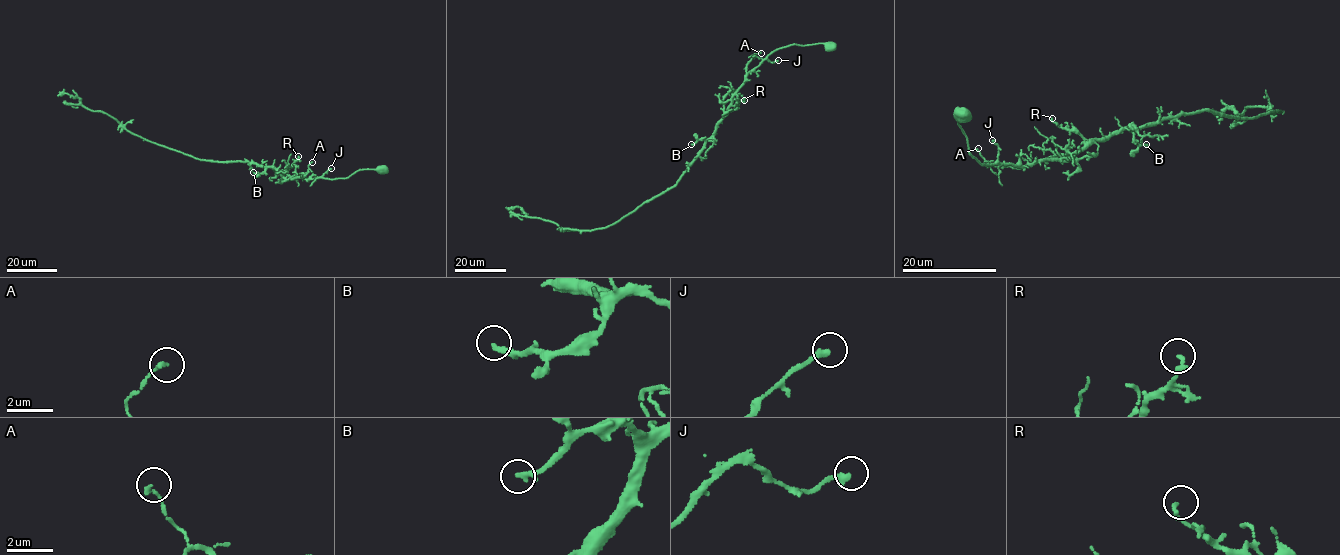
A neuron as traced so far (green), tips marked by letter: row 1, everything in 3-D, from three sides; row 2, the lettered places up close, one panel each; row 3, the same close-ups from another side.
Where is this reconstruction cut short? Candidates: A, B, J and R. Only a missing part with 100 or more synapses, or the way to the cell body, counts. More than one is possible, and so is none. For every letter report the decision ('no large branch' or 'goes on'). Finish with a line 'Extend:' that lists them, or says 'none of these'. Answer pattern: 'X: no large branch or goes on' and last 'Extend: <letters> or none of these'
A: no large branch
B: no large branch
J: no large branch
R: no large branch
Extend: none of these

